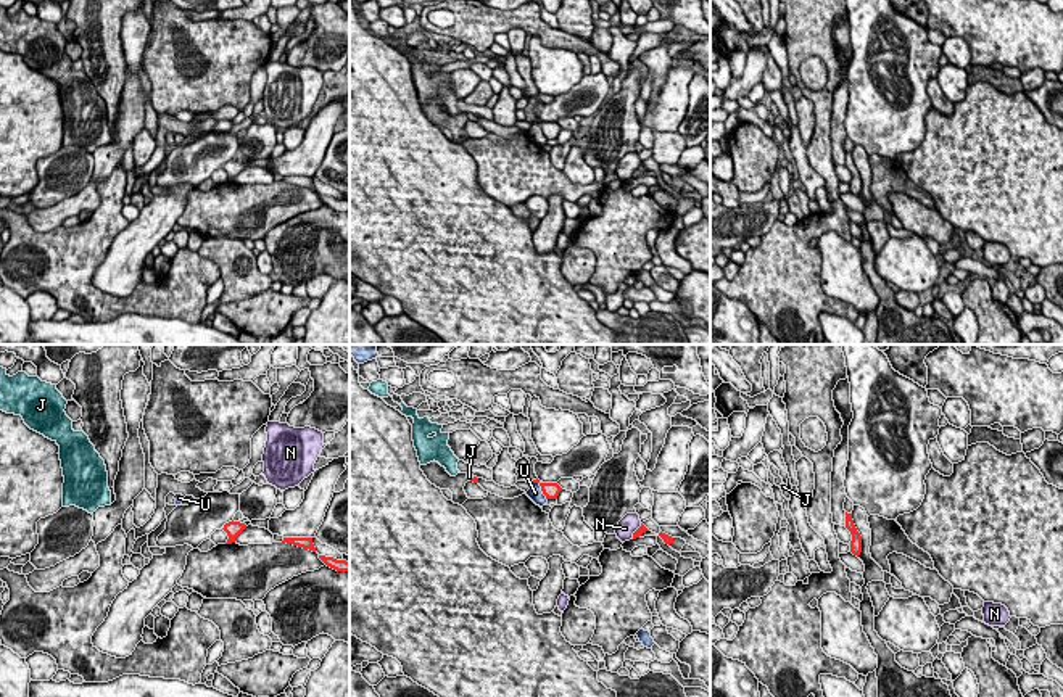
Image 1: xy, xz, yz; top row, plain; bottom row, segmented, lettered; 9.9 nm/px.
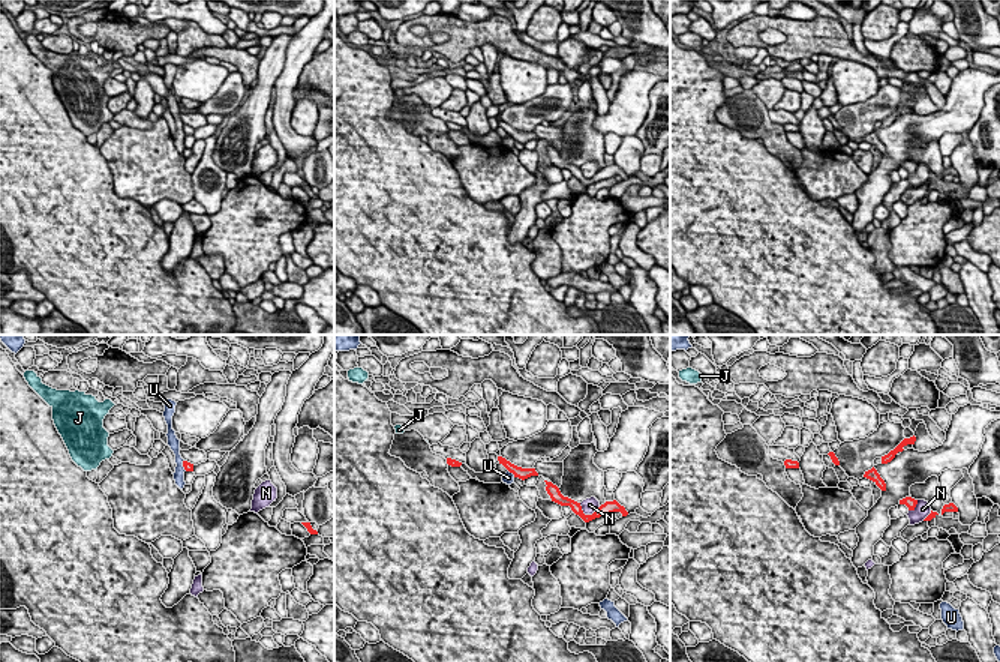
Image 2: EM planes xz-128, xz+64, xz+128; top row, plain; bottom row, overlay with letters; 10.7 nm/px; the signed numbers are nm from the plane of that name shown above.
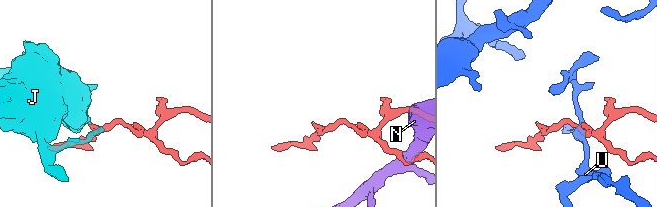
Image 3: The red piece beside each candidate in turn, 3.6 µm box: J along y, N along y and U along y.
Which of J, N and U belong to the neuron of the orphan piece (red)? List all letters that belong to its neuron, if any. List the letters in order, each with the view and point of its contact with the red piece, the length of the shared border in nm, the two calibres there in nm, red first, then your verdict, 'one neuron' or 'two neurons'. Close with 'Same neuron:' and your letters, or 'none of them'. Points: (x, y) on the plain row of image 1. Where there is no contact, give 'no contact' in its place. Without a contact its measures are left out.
J: xz (472, 118) | 60 nm | 60/50 nm | one neuron
N: xz (636, 169) | 180 nm | 70/190 nm | two neurons
U: xz (541, 129) | 240 nm | 160/140 nm | two neurons
Same neuron: J

